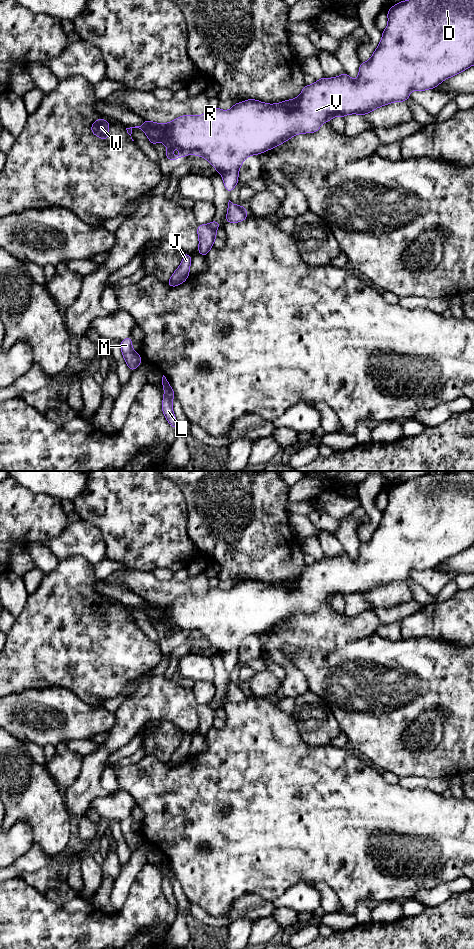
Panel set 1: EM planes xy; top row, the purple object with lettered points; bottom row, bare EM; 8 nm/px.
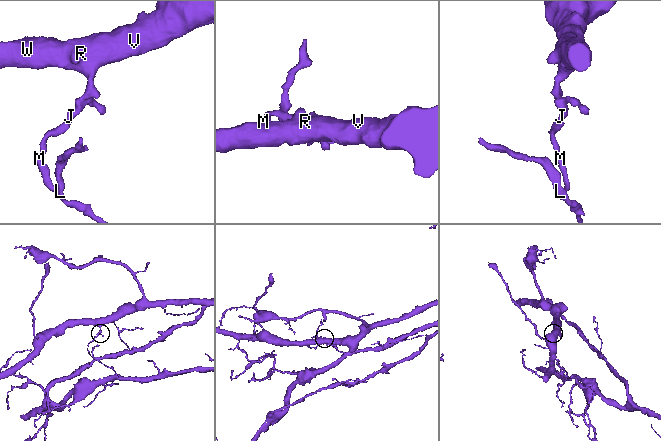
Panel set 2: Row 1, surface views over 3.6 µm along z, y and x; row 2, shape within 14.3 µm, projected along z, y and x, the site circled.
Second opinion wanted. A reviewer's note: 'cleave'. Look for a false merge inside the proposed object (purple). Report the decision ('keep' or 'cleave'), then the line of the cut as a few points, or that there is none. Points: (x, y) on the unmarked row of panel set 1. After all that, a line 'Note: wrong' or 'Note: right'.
cleave; cut in xy along (208, 704), (216, 708)
Note: right

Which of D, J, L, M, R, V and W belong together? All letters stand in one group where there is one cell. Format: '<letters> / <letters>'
D R V W / J L M

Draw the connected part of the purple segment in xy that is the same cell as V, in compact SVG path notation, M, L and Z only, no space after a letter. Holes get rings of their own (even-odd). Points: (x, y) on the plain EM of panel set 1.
M427 473L418 478L401 481L387 492L388 505L382 512L382 519L368 542L361 542L359 555L353 560L345 552L335 558L316 560L313 565L303 567L301 574L290 580L270 585L256 579L248 579L224 591L218 587L209 588L204 595L183 595L169 603L144 600L141 606L126 608L131 616L133 608L143 610L154 626L161 622L167 626L166 639L177 642L189 634L208 640L222 655L225 669L230 673L239 662L238 653L244 640L250 635L258 635L288 621L294 615L316 613L323 602L333 597L348 594L365 594L392 582L405 582L412 570L424 571L438 567L447 558L463 552L474 545L474 473ZM178 627L180 635L174 637L172 630Z

